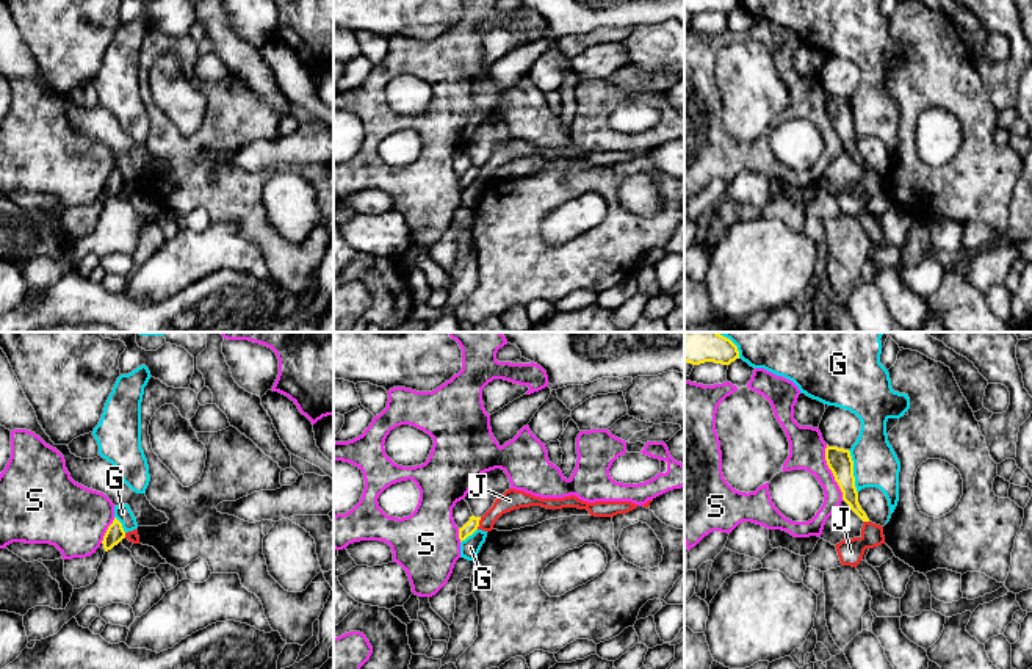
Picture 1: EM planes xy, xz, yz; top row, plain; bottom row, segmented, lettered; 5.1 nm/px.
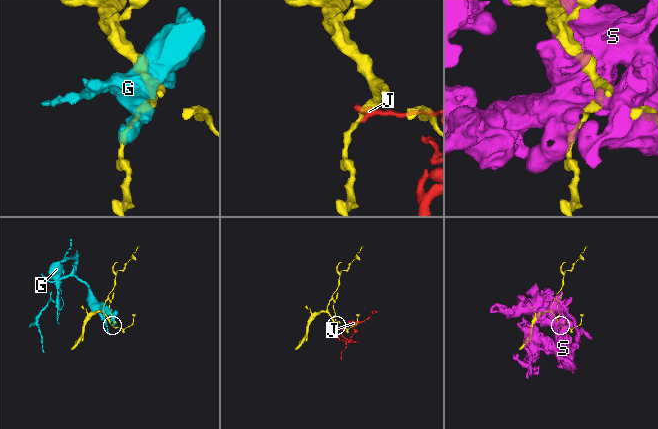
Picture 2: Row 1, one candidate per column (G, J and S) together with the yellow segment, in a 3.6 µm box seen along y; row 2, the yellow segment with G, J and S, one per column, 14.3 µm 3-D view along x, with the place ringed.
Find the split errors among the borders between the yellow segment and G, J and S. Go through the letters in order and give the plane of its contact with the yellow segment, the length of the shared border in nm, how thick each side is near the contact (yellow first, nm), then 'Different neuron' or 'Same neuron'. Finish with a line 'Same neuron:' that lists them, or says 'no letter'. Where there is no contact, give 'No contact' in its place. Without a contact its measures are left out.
G: Touches yellow in yz. Shared border 220 nm. Thickness 130 nm (yellow) against 220 nm. Different neuron
J: Touches yellow in xz. Shared border 70 nm. Thickness 70 nm (yellow) against 100 nm. Different neuron
S: Touches yellow in yz. Shared border 300 nm. Thickness 130 nm (yellow) against 190 nm. Different neuron
Same neuron: no letter

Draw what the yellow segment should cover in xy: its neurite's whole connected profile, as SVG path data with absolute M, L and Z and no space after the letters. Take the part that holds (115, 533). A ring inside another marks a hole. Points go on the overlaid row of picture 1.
M114 517L113 523L108 526L102 541L105 551L111 550L124 537L125 537L125 531L122 528L122 523Z

